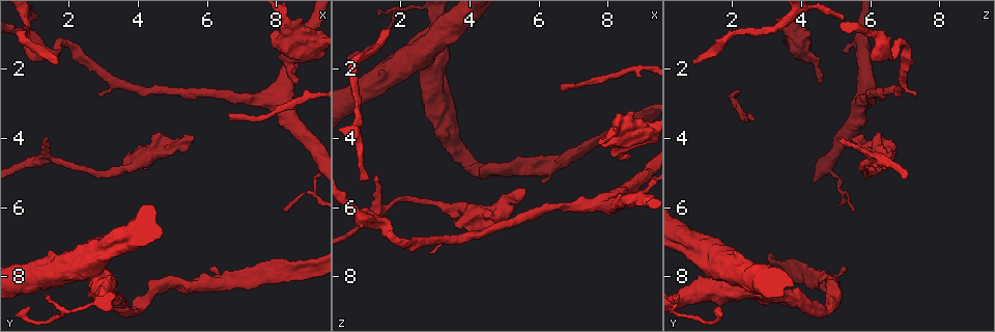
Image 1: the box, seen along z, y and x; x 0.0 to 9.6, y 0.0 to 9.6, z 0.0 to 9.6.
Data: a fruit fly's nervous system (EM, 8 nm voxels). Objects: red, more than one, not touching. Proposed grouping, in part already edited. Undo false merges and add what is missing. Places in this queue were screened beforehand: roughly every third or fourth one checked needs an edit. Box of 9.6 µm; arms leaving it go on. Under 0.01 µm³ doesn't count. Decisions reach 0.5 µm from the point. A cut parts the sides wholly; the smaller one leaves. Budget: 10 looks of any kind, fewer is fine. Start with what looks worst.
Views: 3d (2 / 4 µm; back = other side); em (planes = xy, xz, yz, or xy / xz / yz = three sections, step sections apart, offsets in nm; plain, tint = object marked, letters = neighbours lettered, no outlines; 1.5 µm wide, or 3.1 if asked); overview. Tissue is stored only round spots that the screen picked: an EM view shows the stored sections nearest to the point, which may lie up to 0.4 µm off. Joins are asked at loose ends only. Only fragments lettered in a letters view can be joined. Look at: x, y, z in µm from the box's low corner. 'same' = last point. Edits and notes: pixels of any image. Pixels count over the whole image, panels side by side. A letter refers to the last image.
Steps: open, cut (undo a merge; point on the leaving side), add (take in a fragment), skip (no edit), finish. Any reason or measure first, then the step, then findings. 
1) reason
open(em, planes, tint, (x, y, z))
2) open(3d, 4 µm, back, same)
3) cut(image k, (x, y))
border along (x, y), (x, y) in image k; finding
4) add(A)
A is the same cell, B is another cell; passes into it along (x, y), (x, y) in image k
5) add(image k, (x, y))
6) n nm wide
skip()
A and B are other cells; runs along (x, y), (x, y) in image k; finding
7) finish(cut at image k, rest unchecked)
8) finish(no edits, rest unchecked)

tapers out
open(3d, 2 µm, (1.65, 1.85, 0.85))

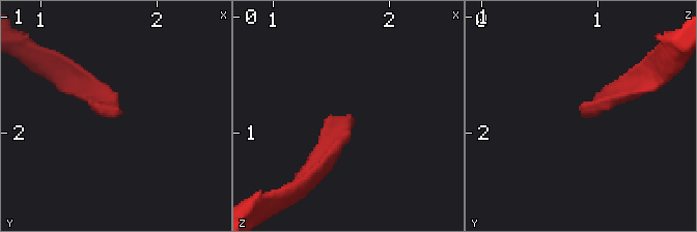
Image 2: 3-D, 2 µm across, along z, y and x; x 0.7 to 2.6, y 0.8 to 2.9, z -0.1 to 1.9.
open(em, planes, letters, (1.60, 1.78, 0.84))

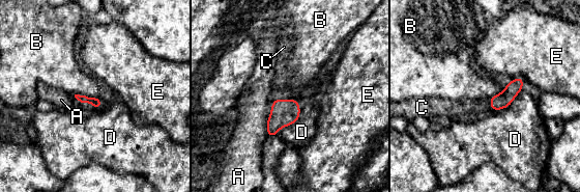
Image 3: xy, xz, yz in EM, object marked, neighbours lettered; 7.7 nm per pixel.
add(C)
C is the same cell, A, B, D and E are other cells; passes into it along (95, 102), (88, 101), (87, 105) in image 3; the neuron continues

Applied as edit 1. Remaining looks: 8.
an open end
open(em, planes, letters, (5.60, 4.05, 5.45))

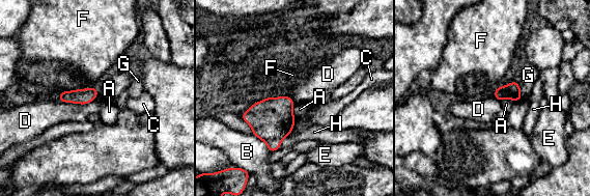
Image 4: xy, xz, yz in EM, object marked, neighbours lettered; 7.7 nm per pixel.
skip()
A, B, C, D, E, F, G and H are other cells; border along (97, 93), (86, 104), (58, 100) in image 4; no lettered fragment goes on from it

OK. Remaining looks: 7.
branch stops here
open(3d, 2 µm, (2.85, 2.70, 7.35))

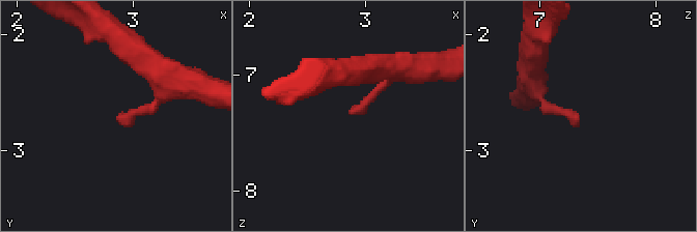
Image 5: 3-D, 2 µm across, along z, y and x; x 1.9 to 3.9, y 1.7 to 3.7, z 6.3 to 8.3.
need the tissue
open(em, planes, letters, (2.86, 2.76, 7.32))

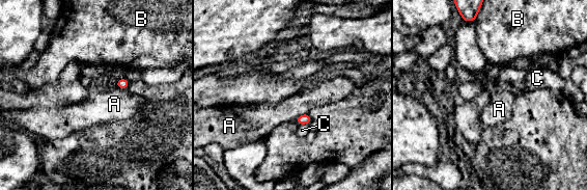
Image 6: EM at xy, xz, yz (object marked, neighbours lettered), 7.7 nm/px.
skip()
A, B and C are other cells; border along (307, 112), (294, 119) in image 6; no lettered fragment goes on from it

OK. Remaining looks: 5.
an open end
open(em, planes, letters, (8.65, 2.20, 4.55))

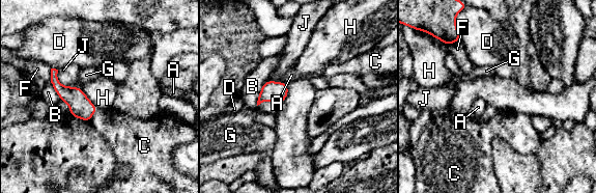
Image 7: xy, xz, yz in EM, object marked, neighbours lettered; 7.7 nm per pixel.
skip()
A, B, C, D, F, G, H and J are other cells; runs along (53, 71), (55, 83), (87, 118) in image 7; none of them fits

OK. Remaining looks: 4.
sudden change in width
open(em, planes, tint, (7.15, 2.80, 5.95))

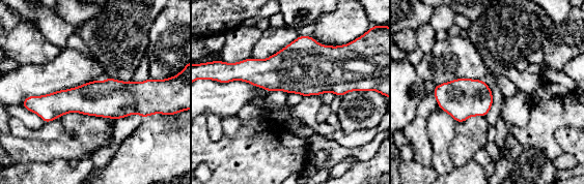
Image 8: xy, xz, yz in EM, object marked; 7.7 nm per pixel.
open(em, planes, letters, same)

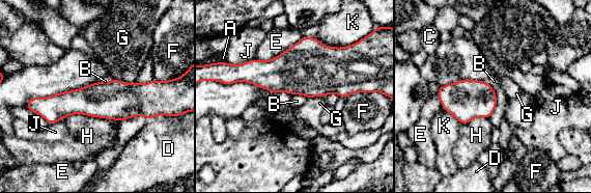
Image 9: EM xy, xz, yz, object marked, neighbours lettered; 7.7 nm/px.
skip()
A, B, C, D, E, F, G, H, J and K are other cells; border along (485, 81), (494, 89), (497, 103) in image 9; all the same neuron

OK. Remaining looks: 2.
finish(add at image 3, rest unchecked)

